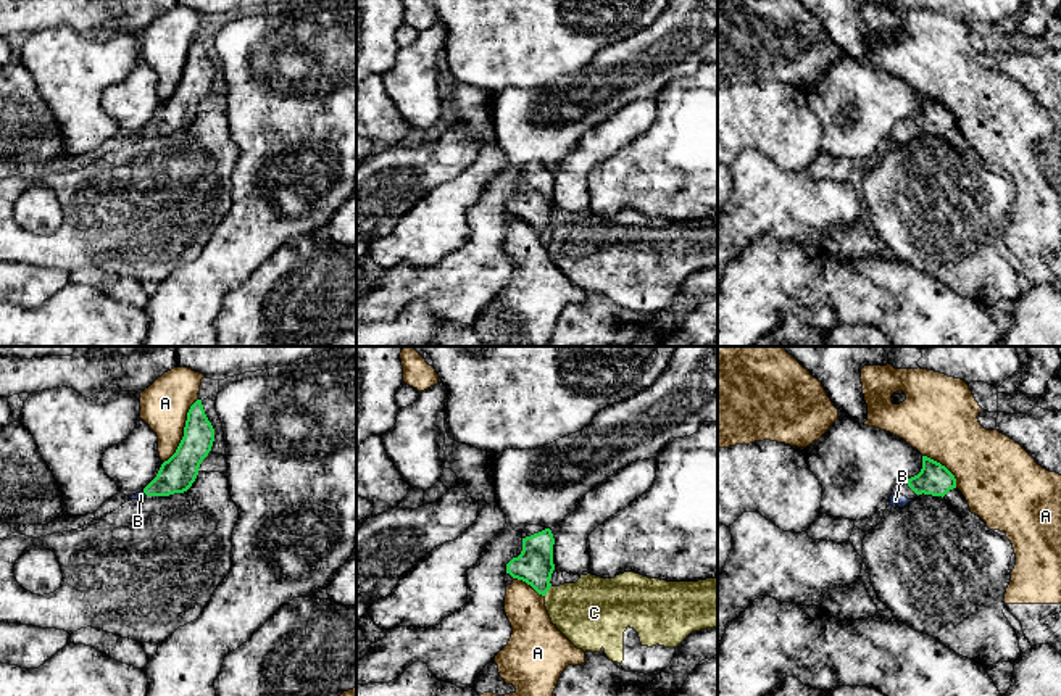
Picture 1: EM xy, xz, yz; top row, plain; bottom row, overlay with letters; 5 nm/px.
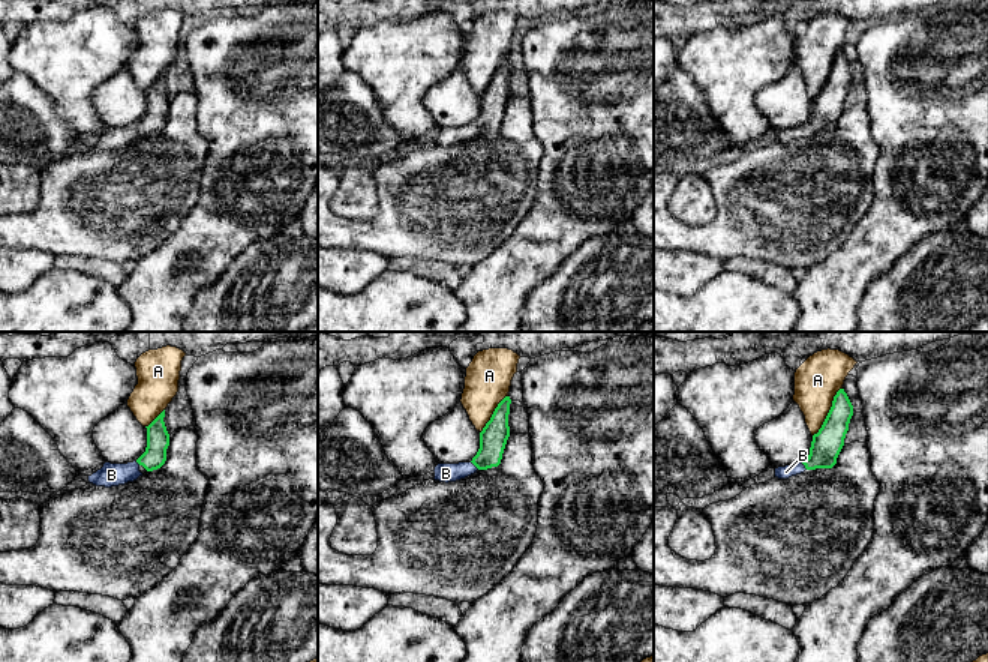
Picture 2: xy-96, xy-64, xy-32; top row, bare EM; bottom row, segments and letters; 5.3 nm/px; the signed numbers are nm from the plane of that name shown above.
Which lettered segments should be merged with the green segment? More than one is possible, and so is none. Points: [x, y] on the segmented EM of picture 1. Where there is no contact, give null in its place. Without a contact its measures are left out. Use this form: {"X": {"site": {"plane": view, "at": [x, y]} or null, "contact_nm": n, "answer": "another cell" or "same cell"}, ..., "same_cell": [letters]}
{"A": {"site": {"plane": "xy", "at": [184, 430]}, "contact_nm": 360, "answer": "another cell"}, "B": {"site": {"plane": "xy", "at": [145, 493]}, "contact_nm": 40, "answer": "same cell"}, "C": {"site": {"plane": "xz", "at": [549, 588]}, "contact_nm": 70, "answer": "another cell"}, "same_cell": ["B"]}

